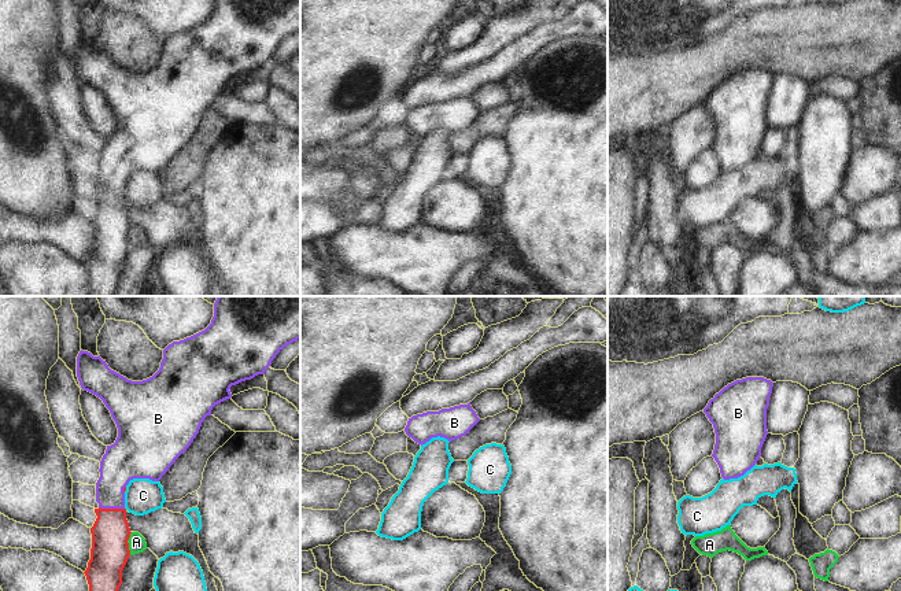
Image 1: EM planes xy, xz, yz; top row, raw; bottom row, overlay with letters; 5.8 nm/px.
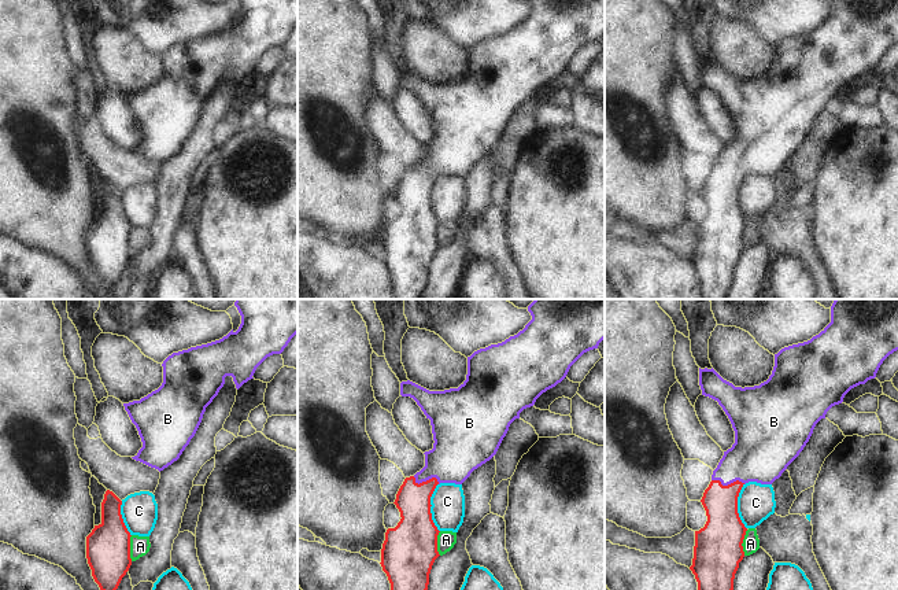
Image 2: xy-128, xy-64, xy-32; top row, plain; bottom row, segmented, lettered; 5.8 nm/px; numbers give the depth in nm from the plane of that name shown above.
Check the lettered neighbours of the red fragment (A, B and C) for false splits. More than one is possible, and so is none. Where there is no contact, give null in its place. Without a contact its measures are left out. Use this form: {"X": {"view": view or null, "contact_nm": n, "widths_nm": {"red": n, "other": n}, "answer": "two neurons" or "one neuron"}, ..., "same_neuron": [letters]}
{"A": {"view": "xy", "contact_nm": 140, "widths_nm": {"red": 220, "other": 100}, "answer": "two neurons"}, "B": {"view": "xy", "contact_nm": 150, "widths_nm": {"red": 220, "other": 200}, "answer": "one neuron"}, "C": {"view": "xy", "contact_nm": 40, "widths_nm": {"red": 20, "other": 200}, "answer": "two neurons"}, "same_neuron": ["B"]}

